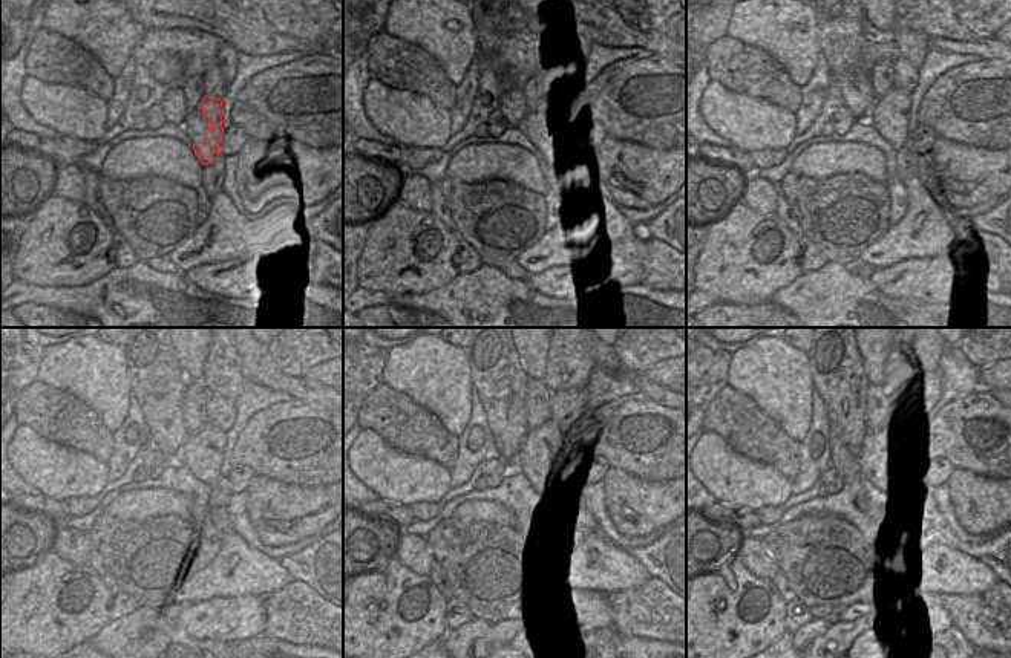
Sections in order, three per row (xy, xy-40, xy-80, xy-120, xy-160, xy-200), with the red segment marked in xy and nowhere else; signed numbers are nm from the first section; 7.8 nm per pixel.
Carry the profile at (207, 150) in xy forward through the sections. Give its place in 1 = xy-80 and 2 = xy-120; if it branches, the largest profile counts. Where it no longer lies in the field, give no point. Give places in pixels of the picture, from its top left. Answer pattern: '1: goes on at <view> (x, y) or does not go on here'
1: goes on at xy-80 (898, 103)
2: goes on at xy-120 (210, 441)

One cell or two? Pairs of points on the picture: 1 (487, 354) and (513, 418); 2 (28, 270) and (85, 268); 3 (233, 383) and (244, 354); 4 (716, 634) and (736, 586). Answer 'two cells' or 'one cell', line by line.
1: one cell
2: one cell
3: two cells
4: one cell

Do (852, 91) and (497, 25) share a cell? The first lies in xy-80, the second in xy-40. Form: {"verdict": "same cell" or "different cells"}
{"verdict": "same cell"}

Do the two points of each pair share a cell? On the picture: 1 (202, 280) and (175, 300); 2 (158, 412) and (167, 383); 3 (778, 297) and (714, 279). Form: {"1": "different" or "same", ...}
{"1": "different", "2": "same", "3": "different"}

